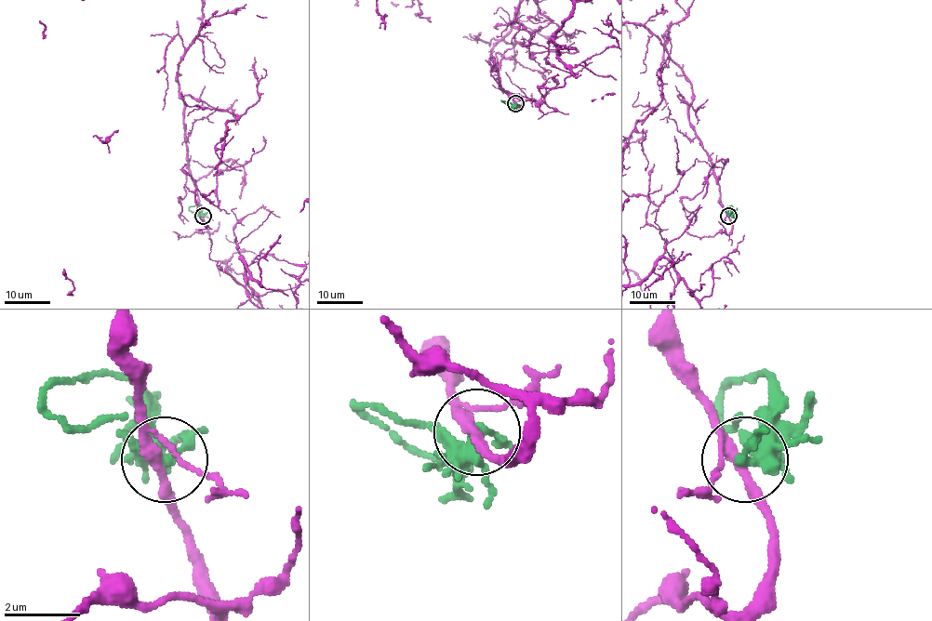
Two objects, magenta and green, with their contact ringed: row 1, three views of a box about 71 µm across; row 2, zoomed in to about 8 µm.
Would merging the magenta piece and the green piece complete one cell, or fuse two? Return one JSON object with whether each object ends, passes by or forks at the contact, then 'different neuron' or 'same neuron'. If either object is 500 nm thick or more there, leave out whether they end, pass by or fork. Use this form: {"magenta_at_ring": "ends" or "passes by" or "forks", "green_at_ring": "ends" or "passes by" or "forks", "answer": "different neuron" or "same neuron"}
{"magenta_at_ring": "forks", "green_at_ring": "forks", "answer": "different neuron"}

